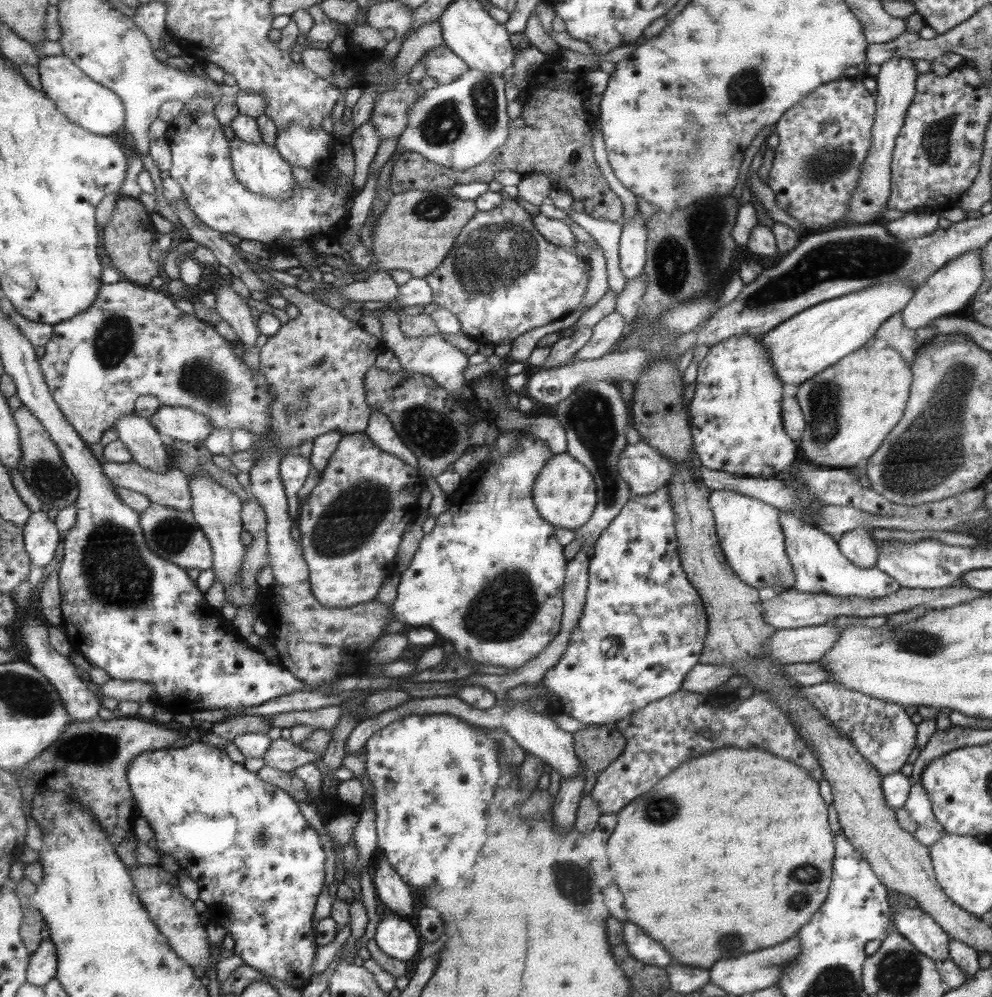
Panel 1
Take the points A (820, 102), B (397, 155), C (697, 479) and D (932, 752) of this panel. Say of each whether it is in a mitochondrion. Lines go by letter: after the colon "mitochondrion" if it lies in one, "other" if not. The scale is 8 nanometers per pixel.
A: other
B: other
C: other
D: other

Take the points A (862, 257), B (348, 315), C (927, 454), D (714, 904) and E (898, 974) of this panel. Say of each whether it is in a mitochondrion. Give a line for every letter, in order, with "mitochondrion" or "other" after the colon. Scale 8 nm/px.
A: mitochondrion
B: other
C: mitochondrion
D: other
E: mitochondrion

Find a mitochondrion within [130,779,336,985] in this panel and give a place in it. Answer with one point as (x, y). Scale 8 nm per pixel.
(260, 837)

